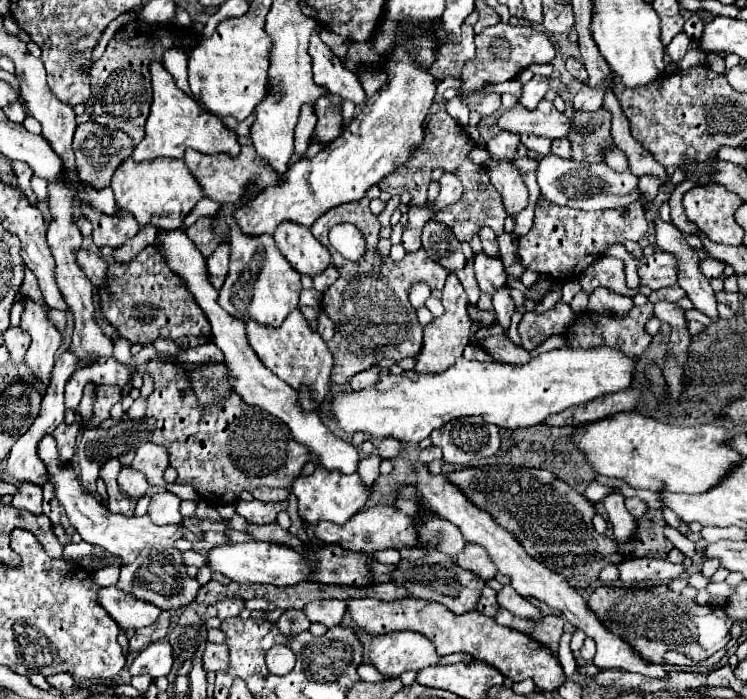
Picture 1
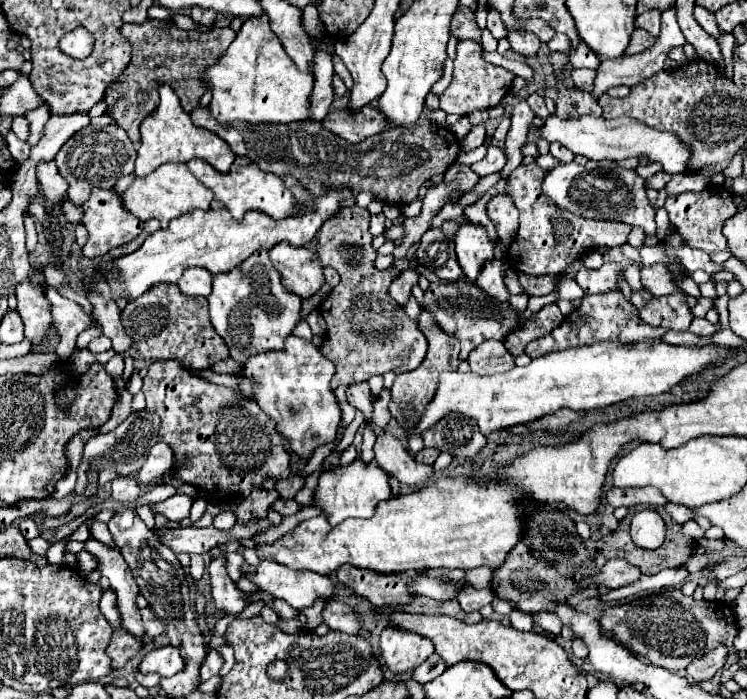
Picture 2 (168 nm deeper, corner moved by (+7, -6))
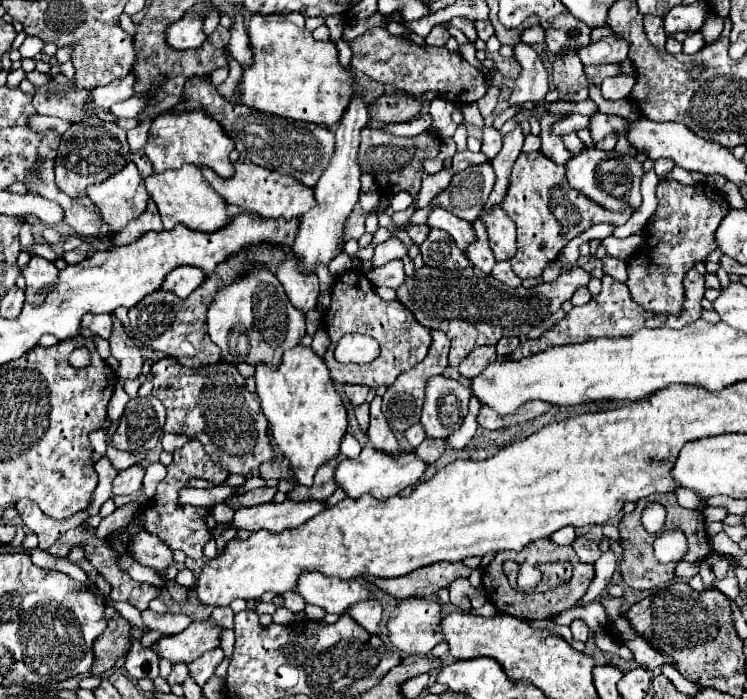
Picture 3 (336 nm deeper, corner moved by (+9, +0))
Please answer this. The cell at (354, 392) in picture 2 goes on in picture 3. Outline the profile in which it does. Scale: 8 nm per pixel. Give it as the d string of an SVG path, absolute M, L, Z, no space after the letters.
M345 384L345 386L343 386L343 392L345 392L345 396L349 398L349 402L351 402L353 406L359 406L359 404L365 402L369 388L361 388L361 386L349 386L349 384Z

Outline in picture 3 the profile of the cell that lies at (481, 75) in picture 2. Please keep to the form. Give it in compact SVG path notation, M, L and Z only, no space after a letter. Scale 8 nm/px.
M369 28L365 34L357 36L349 46L353 50L351 66L355 70L395 90L405 90L409 96L419 98L427 90L433 90L445 100L469 104L477 102L487 92L485 76L469 62L465 62L459 52L449 52L447 48L435 46L419 46L411 40L389 34L385 28Z

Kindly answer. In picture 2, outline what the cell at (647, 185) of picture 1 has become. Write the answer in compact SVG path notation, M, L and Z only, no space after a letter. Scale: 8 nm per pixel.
M657 172L655 176L651 176L649 180L645 180L645 186L647 188L655 188L655 190L661 190L661 188L665 188L665 184L669 182L669 174L667 172Z

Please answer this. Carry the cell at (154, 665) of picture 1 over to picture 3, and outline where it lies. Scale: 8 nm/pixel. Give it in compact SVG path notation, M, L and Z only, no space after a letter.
M211 620L191 622L189 628L185 628L183 632L161 638L159 654L171 662L189 664L193 658L221 644L221 630L223 628Z

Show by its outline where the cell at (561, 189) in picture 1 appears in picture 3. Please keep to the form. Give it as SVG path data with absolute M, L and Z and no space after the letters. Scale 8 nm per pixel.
M589 148L577 154L573 160L567 162L567 182L571 188L577 188L597 204L601 204L607 210L623 210L625 206L639 208L641 206L641 176L643 176L643 164L635 160L631 154L619 154L617 150L597 150Z

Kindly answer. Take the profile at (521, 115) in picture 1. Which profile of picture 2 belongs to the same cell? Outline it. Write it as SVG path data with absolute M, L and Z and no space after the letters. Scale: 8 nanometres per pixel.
M549 116L543 120L543 124L537 128L539 136L547 142L559 142L561 146L569 148L573 154L583 154L591 160L625 160L631 156L649 156L651 160L663 164L663 170L671 176L681 174L687 170L689 150L675 138L675 134L651 130L649 126L643 126L641 122L635 122L633 118L595 118L595 116L581 116L575 120L561 120L559 116Z

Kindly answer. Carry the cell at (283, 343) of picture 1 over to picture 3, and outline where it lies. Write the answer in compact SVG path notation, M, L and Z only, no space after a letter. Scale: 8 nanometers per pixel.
M301 344L285 350L277 370L265 364L257 364L255 368L257 396L261 400L261 410L269 420L271 436L289 460L299 484L309 488L317 468L339 456L339 446L347 432L347 410L343 400L329 378L323 358Z

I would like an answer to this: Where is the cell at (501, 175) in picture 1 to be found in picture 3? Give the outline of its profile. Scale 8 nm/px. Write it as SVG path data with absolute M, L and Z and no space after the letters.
M501 206L485 214L485 226L493 256L499 262L511 260L517 252L517 234L515 234L515 224L509 220L509 216L505 216L505 212L501 212Z

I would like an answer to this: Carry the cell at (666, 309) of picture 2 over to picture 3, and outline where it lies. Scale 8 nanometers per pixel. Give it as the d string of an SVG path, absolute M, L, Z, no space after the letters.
M661 180L655 196L659 204L657 204L657 210L653 212L653 222L645 226L645 234L651 234L651 236L647 236L643 246L639 246L639 250L629 258L625 284L631 290L631 298L637 304L641 304L645 310L655 314L673 314L681 310L681 304L685 300L685 290L683 290L685 274L693 268L697 260L705 260L717 248L715 230L731 208L729 208L729 202L723 198L723 194L713 190L707 184L685 186L675 180Z

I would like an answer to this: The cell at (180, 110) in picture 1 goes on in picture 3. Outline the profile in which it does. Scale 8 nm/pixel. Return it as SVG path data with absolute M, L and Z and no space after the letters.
M185 112L185 114L159 114L153 118L149 128L149 140L145 144L145 154L151 160L155 172L179 170L183 164L193 164L197 168L211 168L221 178L233 176L233 164L229 162L229 154L233 150L233 140L225 134L223 126L209 118L205 112Z

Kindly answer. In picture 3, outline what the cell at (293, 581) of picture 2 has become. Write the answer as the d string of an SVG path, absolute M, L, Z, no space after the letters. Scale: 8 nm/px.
M303 572L297 592L307 604L321 606L325 612L345 614L353 604L375 598L369 588L359 580L341 580L321 576L319 572Z

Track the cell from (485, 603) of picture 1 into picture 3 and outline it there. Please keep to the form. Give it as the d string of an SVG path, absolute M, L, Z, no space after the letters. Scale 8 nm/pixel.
M457 578L449 584L449 602L461 612L471 610L471 596L473 594L477 594L477 588L473 588L467 578Z

